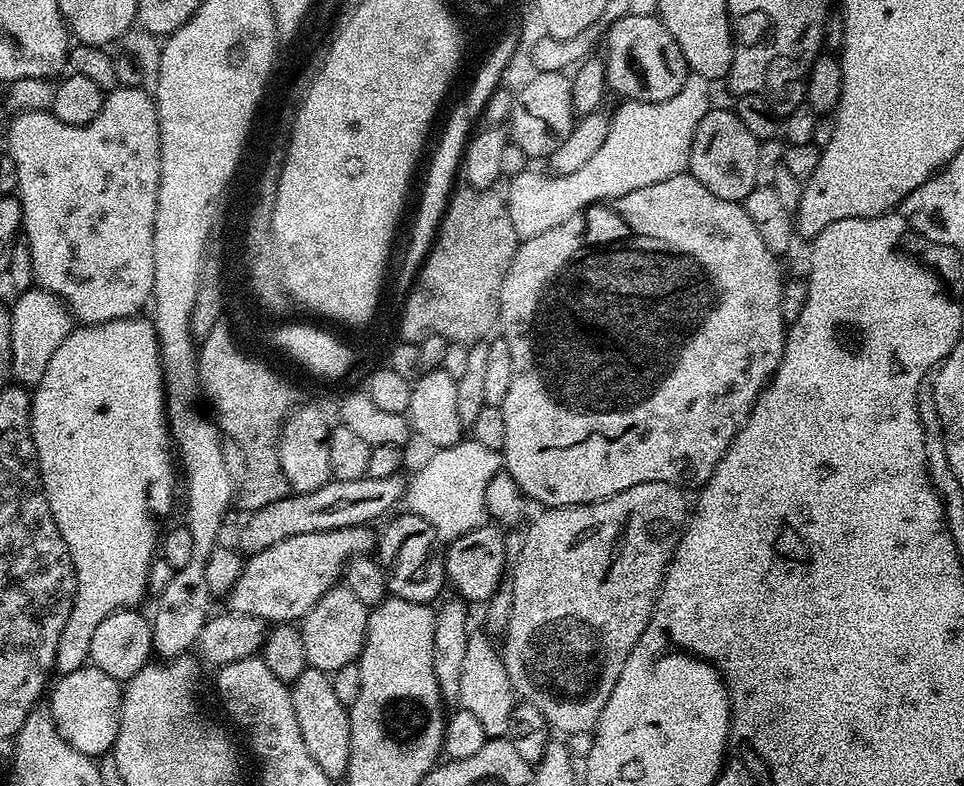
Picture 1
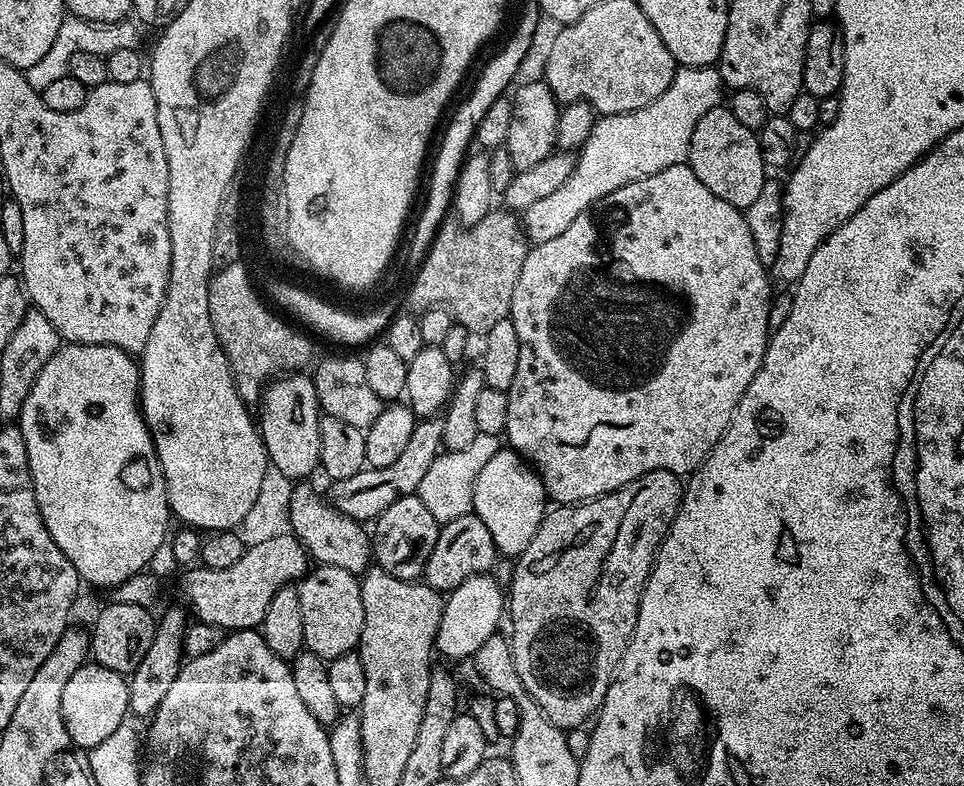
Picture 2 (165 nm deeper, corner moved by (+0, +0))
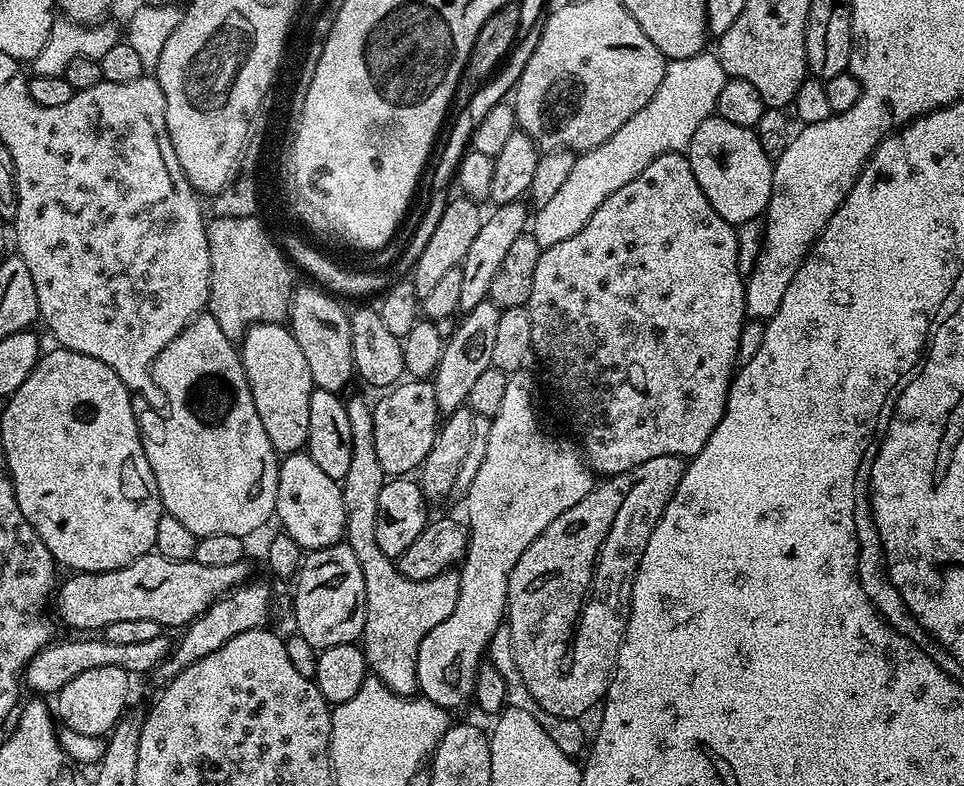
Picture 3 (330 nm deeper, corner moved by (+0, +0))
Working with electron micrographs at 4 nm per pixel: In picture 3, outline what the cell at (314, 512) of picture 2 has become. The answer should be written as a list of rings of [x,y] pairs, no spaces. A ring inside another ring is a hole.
[[[304,450],[287,453],[280,460],[274,514],[280,519],[283,535],[294,538],[302,550],[329,548],[341,543],[346,536],[343,487],[334,478],[328,477]]]

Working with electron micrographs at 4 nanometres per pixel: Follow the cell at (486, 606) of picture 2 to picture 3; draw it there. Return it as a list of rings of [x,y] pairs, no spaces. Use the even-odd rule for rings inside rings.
[[[524,374],[509,375],[505,397],[496,416],[492,417],[490,439],[486,441],[486,458],[482,458],[482,466],[478,466],[478,474],[474,474],[474,482],[470,482],[470,490],[466,494],[468,551],[464,553],[459,569],[460,589],[454,614],[450,614],[446,622],[438,622],[438,626],[434,626],[434,630],[422,638],[422,646],[418,646],[418,689],[423,699],[434,702],[439,708],[453,710],[473,699],[476,672],[485,659],[491,636],[506,620],[508,579],[514,566],[530,542],[534,542],[534,538],[538,538],[538,534],[542,534],[542,530],[546,530],[546,526],[550,526],[558,514],[568,512],[570,506],[582,502],[582,498],[592,493],[594,473],[588,467],[581,449],[573,441],[572,444],[544,432],[532,409],[532,388],[527,378]]]

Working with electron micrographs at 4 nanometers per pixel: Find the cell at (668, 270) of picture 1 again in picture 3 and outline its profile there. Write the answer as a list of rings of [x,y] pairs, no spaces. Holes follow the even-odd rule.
[[[667,152],[654,158],[654,162],[650,162],[642,174],[638,174],[638,178],[626,182],[622,190],[614,190],[614,194],[610,194],[610,198],[606,198],[606,202],[594,210],[590,222],[586,222],[586,226],[578,230],[574,238],[566,238],[566,242],[558,242],[558,246],[541,251],[538,266],[534,266],[534,286],[526,305],[530,314],[532,351],[535,359],[545,360],[552,367],[552,380],[560,387],[568,420],[573,430],[580,435],[579,447],[593,473],[600,475],[601,472],[604,478],[617,476],[642,466],[642,462],[650,462],[650,458],[697,456],[702,446],[706,446],[728,405],[728,389],[737,367],[739,336],[746,323],[745,283],[745,277],[738,270],[736,228],[727,224],[716,213],[714,206],[710,206],[706,194],[702,194],[702,186],[698,186],[698,178],[694,178],[694,170],[690,170],[687,155],[678,152]]]

